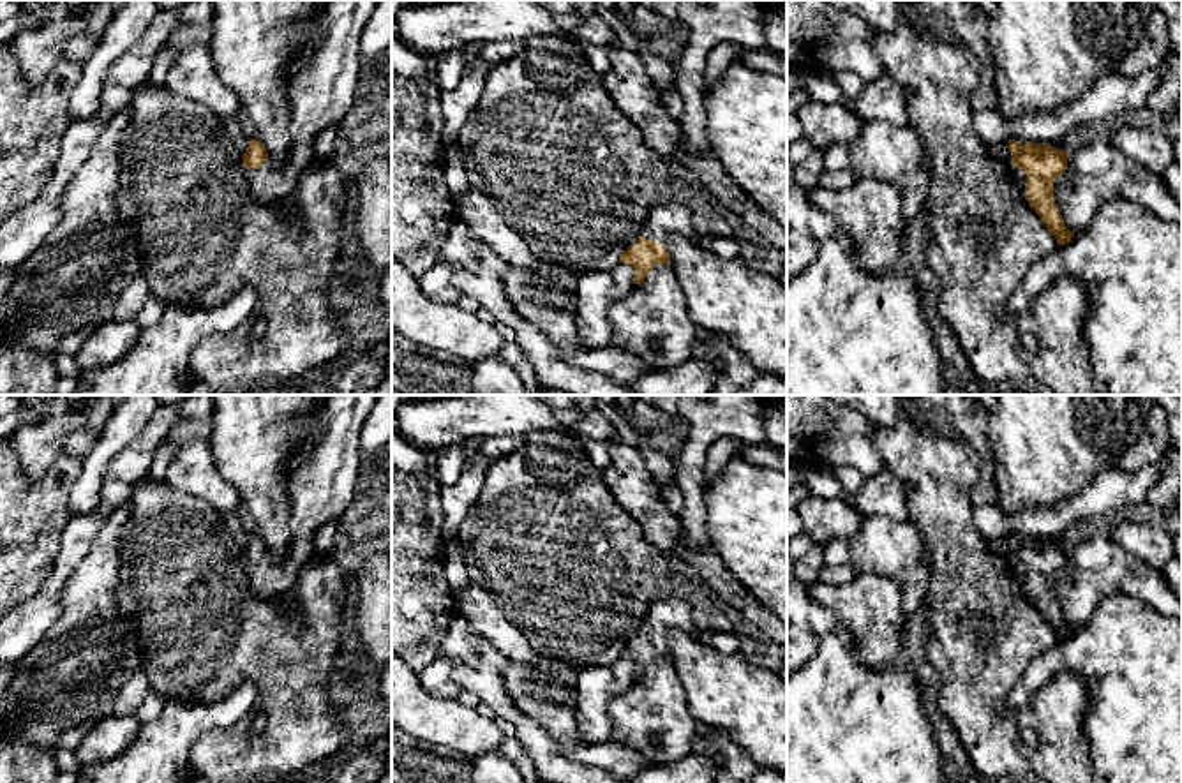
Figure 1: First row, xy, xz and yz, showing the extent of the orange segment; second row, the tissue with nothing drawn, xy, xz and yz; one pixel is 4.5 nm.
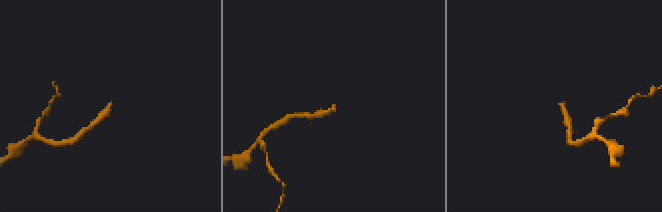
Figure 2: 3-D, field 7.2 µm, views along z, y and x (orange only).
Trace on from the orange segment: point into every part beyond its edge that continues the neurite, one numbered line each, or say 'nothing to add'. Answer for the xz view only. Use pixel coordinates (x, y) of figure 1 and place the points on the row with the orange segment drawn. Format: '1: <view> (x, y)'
1: xz (665, 219)

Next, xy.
1: xy (321, 92)

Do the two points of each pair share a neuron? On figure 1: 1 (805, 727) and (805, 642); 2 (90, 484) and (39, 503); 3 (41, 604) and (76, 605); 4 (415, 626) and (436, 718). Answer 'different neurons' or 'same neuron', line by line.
1: different neurons
2: different neurons
3: different neurons
4: different neurons

